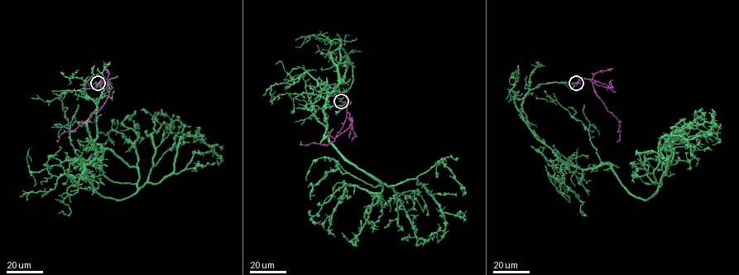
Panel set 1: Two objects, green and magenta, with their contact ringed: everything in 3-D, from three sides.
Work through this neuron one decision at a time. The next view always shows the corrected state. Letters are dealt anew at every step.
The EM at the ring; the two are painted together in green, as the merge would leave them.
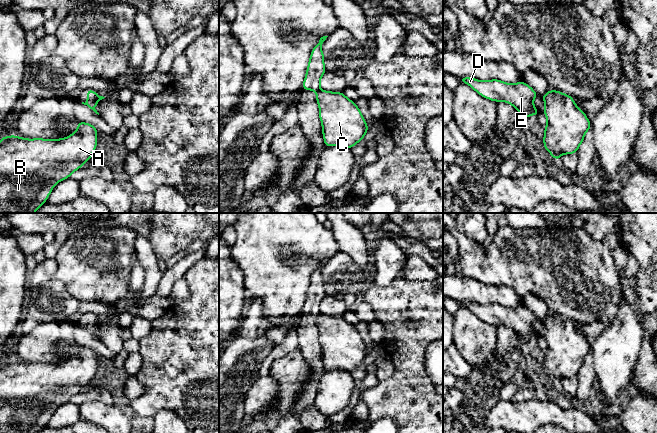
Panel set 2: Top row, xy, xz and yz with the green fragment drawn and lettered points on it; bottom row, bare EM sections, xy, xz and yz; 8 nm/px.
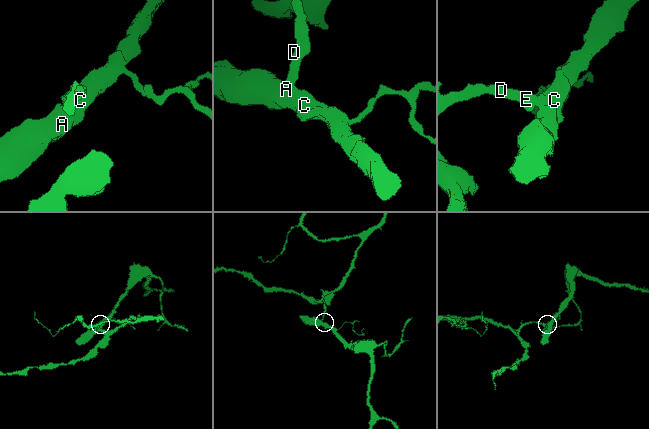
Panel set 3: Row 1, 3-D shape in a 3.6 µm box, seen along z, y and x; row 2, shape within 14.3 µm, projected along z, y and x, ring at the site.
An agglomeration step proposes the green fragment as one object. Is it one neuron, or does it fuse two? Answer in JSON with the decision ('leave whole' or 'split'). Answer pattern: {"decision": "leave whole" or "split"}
{"decision": "split"}

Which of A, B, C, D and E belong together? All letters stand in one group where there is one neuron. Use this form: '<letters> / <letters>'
A B C / D E

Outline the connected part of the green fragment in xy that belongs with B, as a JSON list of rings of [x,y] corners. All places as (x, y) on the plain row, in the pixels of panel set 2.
[[[78,345],[77,354],[62,363],[26,363],[15,359],[0,363],[0,433],[39,433],[48,423],[54,410],[67,403],[90,384],[97,371],[97,353]]]

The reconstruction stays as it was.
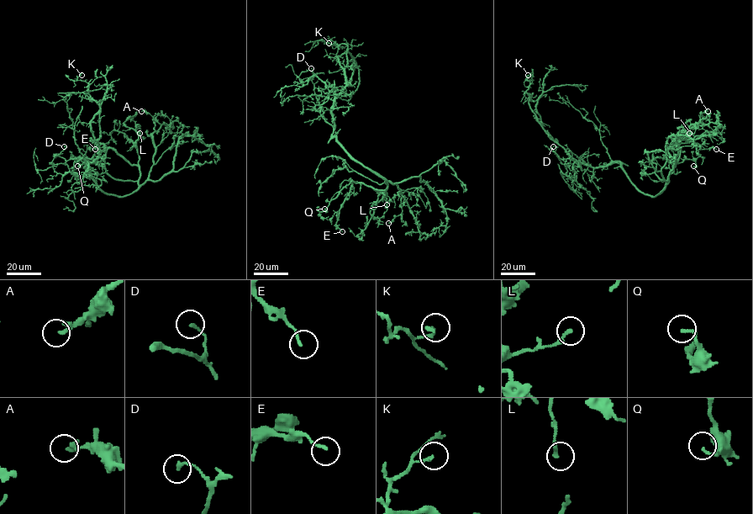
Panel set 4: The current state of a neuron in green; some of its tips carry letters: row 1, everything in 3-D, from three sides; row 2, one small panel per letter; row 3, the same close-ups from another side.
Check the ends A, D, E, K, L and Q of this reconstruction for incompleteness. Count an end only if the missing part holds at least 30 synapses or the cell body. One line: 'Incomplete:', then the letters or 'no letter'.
Incomplete: no letter

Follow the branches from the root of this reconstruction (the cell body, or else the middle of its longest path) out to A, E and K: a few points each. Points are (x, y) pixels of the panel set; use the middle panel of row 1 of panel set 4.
A: (336, 139), (353, 158), (395, 183), (401, 189), (402, 213), (388, 223)
E: (336, 139), (353, 158), (379, 173), (387, 182), (385, 189), (352, 183), (336, 224), (342, 231)
K: (336, 139), (332, 135), (331, 109), (345, 84), (347, 46), (329, 43)

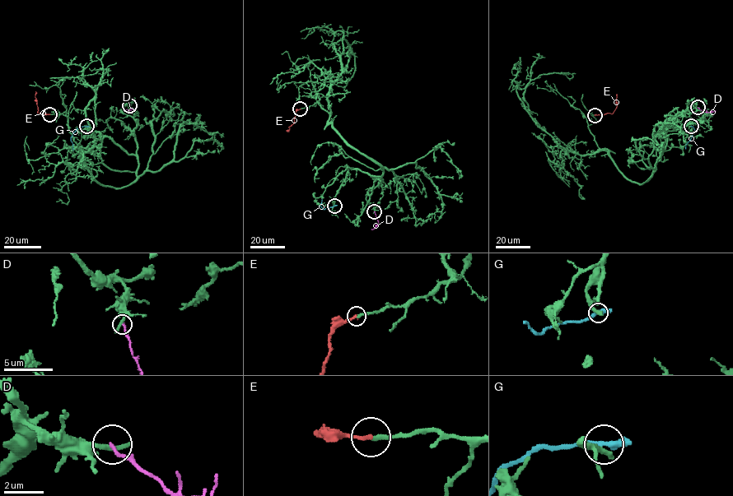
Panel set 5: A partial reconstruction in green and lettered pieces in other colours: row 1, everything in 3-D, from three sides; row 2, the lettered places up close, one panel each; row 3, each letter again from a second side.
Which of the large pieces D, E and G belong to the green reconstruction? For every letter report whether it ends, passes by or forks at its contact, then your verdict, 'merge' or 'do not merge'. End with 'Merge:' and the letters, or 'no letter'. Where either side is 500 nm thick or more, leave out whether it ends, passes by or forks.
D: it ends; do not merge
E: it ends; merge
G: it passes by; do not merge
Merge: E

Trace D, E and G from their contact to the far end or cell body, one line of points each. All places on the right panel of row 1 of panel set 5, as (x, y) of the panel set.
D: (697, 107), (704, 112), (715, 110)
E: (595, 115), (613, 113), (617, 105), (617, 94)
G: (691, 127), (695, 132), (685, 149)

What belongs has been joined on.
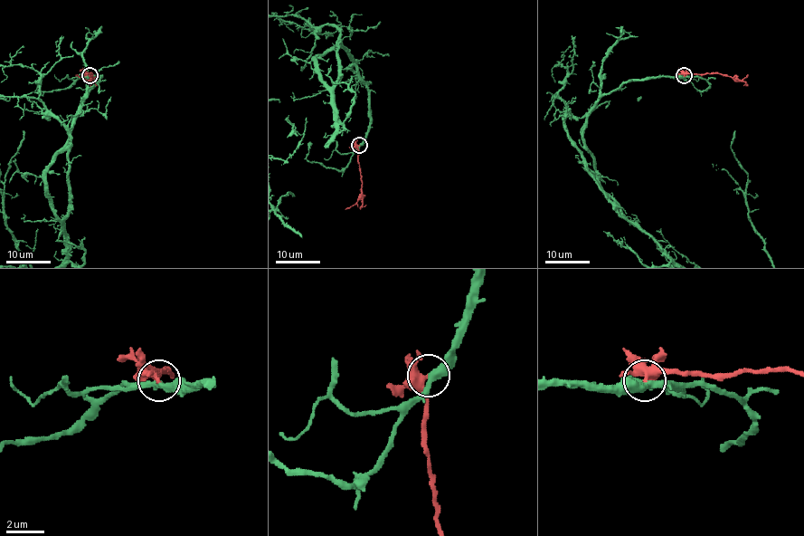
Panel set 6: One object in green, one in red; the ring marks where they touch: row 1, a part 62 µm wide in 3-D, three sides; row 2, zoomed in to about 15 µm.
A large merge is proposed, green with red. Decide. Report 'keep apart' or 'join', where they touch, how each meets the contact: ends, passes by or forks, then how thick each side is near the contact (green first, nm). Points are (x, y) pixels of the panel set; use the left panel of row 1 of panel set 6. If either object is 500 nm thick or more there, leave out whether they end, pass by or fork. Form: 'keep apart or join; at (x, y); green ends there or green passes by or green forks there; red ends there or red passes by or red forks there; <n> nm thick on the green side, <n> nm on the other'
join; at (89, 75); green passes by; red passes by; 360 nm thick on the green side, 320 nm on the other

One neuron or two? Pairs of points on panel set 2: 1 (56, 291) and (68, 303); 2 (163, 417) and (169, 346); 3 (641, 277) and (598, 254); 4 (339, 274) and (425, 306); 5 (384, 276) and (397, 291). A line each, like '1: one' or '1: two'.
1: one
2: two
3: two
4: two
5: two

